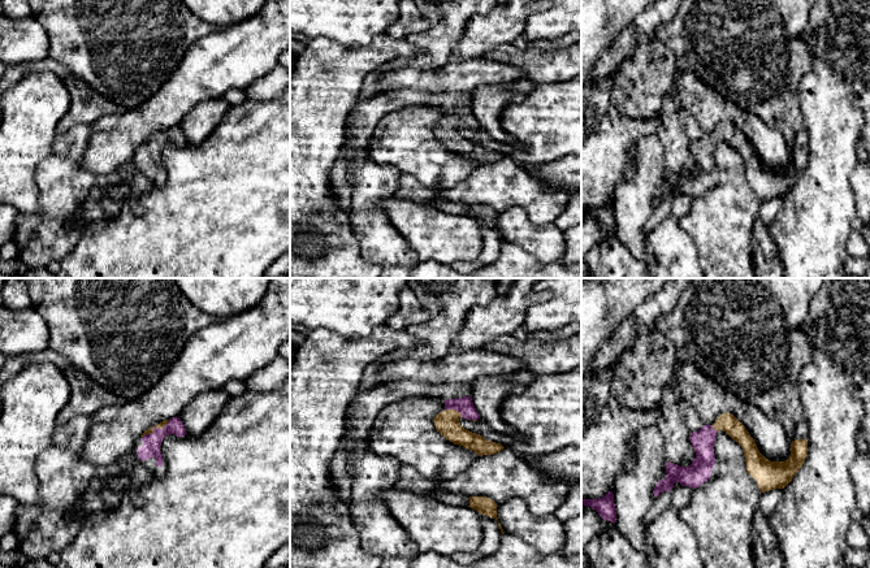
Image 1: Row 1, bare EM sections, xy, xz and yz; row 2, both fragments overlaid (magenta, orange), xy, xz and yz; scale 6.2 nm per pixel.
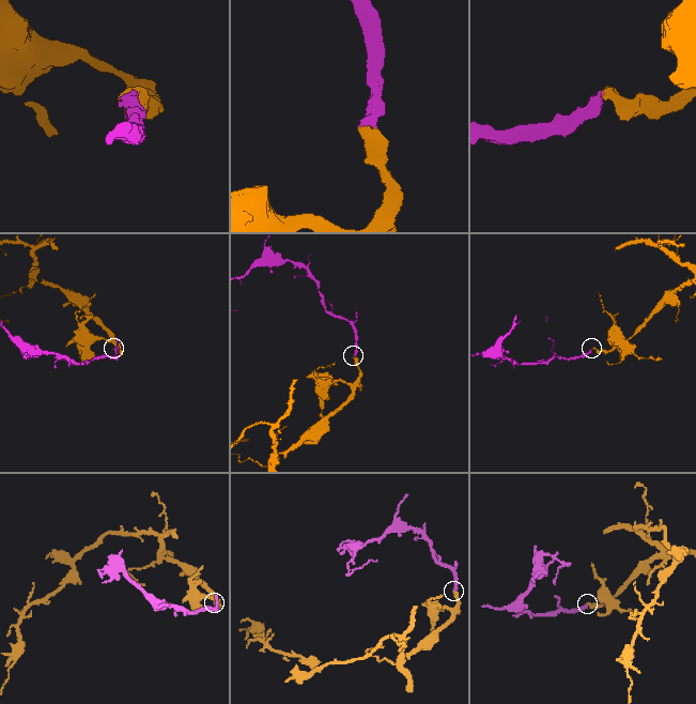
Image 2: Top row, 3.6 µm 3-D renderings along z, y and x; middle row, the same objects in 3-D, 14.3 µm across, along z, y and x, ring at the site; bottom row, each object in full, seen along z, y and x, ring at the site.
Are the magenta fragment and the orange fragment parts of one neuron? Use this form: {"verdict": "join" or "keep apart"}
{"verdict": "join"}

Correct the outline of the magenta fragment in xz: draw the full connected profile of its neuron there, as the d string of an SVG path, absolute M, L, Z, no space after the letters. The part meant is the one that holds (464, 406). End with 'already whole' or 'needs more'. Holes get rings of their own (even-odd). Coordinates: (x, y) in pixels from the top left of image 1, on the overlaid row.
M472 396L446 399L443 402L446 406L445 411L436 415L433 422L437 432L446 439L454 445L475 451L479 456L494 455L505 448L501 443L486 441L480 434L472 433L460 425L460 417L473 421L480 419L480 415L472 403Z; needs more

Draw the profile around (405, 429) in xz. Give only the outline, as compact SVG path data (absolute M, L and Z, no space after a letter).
M414 396L384 407L369 430L369 447L376 455L393 456L403 465L412 467L423 477L442 482L464 472L479 455L446 439L434 426L433 419L445 411L440 398Z

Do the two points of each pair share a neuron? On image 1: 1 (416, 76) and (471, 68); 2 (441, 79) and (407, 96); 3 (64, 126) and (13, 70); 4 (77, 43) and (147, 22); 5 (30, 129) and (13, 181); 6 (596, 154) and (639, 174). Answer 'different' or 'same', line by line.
1: same
2: different
3: same
4: same
5: same
6: different

